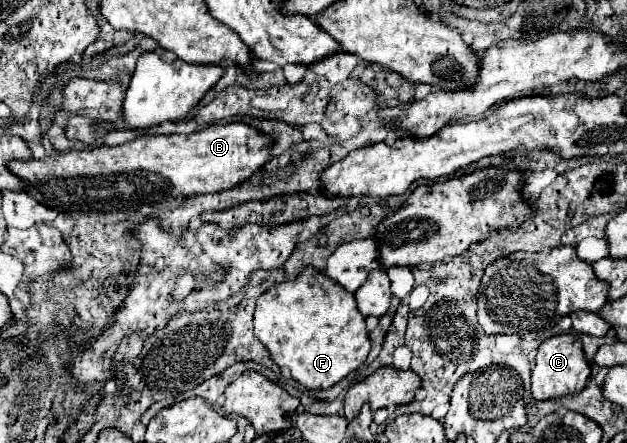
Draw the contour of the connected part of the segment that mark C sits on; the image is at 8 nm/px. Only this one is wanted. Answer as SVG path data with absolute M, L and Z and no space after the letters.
M561 334L545 340L535 358L535 368L531 374L531 396L535 400L553 400L569 394L577 394L585 388L587 378L591 376L591 362L583 354L581 340L571 334Z

